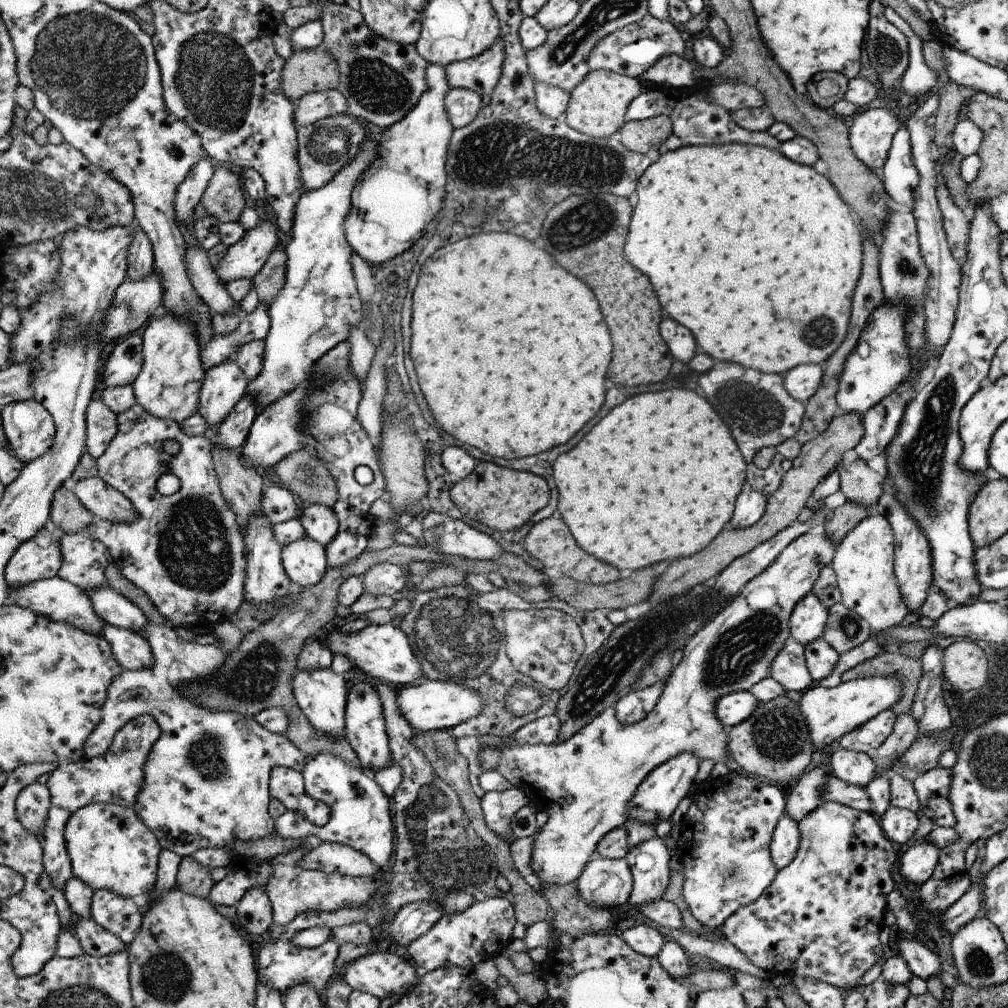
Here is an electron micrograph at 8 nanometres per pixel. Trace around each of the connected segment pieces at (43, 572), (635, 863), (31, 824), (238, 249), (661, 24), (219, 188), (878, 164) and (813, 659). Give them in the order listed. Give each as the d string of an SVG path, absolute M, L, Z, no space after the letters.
M46 527L33 539L22 543L5 568L5 579L10 589L56 577L61 565L59 535L61 531L50 534Z
M655 836L633 849L625 856L633 876L633 890L629 903L640 909L659 901L668 890L670 854L668 846Z
M32 782L17 794L15 801L19 821L31 835L42 839L51 803L47 785Z
M260 219L256 227L245 230L243 239L227 247L226 254L216 270L224 286L236 279L253 279L260 272L270 253L280 244L278 230L279 226L270 219Z
M648 14L638 22L630 23L624 28L618 29L606 35L588 58L589 69L591 71L606 69L618 72L618 74L639 78L641 74L653 66L653 64L663 56L680 55L684 56L684 40L680 31L676 29L671 20L658 20Z
M217 164L212 182L201 198L208 216L216 217L220 224L238 222L242 210L252 204L242 189L242 180L237 172L231 166Z
M872 108L861 113L854 113L849 127L849 139L853 152L869 169L878 174L882 172L893 136L902 126L902 119L890 110Z
M822 638L805 646L805 660L813 675L815 684L832 674L837 667L840 655Z

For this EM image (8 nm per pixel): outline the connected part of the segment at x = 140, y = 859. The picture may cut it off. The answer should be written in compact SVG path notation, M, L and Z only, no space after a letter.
M112 802L79 808L65 828L65 844L73 876L93 891L108 889L121 897L133 897L154 889L162 848L134 808Z

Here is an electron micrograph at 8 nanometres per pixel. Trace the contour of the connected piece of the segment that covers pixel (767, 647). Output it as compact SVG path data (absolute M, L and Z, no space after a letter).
M822 528L817 530L810 530L803 535L800 535L797 539L794 539L790 544L784 547L784 550L776 557L776 560L768 568L765 568L758 576L749 580L740 590L740 592L716 615L710 619L703 626L702 629L697 630L685 644L683 648L682 661L676 668L673 668L671 675L665 682L664 692L661 695L660 702L654 707L654 710L646 716L644 720L634 723L633 725L624 725L618 716L616 716L616 708L610 707L601 712L596 719L592 719L590 724L587 724L581 731L578 731L572 739L568 739L563 743L552 743L549 745L515 745L511 743L506 745L503 749L487 748L482 749L479 754L481 760L481 767L484 771L498 771L504 778L507 778L516 788L523 789L529 796L530 801L536 804L536 807L543 809L547 812L549 818L546 824L542 826L540 831L536 831L533 834L534 841L532 844L531 862L532 870L536 873L536 876L540 879L542 885L567 885L568 883L574 883L581 874L584 872L588 862L595 856L598 844L601 840L613 831L615 828L624 826L625 822L629 818L629 804L632 802L633 796L638 791L638 788L642 782L646 779L646 776L652 774L657 767L660 767L662 763L667 760L673 759L680 753L694 753L701 761L712 760L715 764L717 762L723 762L729 766L732 766L731 758L729 756L729 735L728 729L721 723L721 720L717 717L717 700L722 696L726 696L736 691L749 691L756 683L760 683L762 679L769 676L771 668L773 666L774 659L777 659L777 654L784 648L785 642L791 636L789 620L792 618L793 611L796 610L796 606L805 598L810 592L812 592L823 568L830 566L833 562L833 556L836 554L836 544L833 540L830 540L830 536L824 532Z

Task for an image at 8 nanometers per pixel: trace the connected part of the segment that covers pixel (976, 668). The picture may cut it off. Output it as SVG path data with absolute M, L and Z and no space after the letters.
M958 639L943 650L943 676L957 695L988 685L988 656L976 642Z

